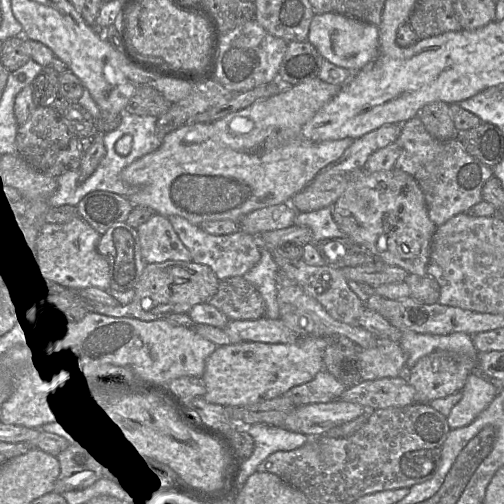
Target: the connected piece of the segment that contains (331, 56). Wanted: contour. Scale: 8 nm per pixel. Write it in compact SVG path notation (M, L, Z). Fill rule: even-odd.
M334 12L313 16L309 27L308 41L324 59L351 71L363 69L372 63L379 54L379 29L377 26Z

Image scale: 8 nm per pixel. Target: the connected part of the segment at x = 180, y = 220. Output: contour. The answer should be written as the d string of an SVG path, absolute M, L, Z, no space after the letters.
M172 215L167 218L182 243L190 251L192 261L207 265L220 281L231 277L243 276L261 259L262 248L259 245L258 238L254 235L240 230L227 235L211 235L199 225L192 224L181 216Z

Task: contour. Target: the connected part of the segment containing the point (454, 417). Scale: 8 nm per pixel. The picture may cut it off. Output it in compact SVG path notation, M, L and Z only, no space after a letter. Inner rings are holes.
M474 371L468 376L462 392L462 399L447 417L451 429L462 428L472 423L491 404L499 390Z

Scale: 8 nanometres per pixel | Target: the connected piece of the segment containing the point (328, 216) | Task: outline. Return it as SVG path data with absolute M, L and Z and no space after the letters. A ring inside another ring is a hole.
M324 207L312 212L298 212L294 224L311 229L312 243L326 239L348 237L335 222L331 207Z

